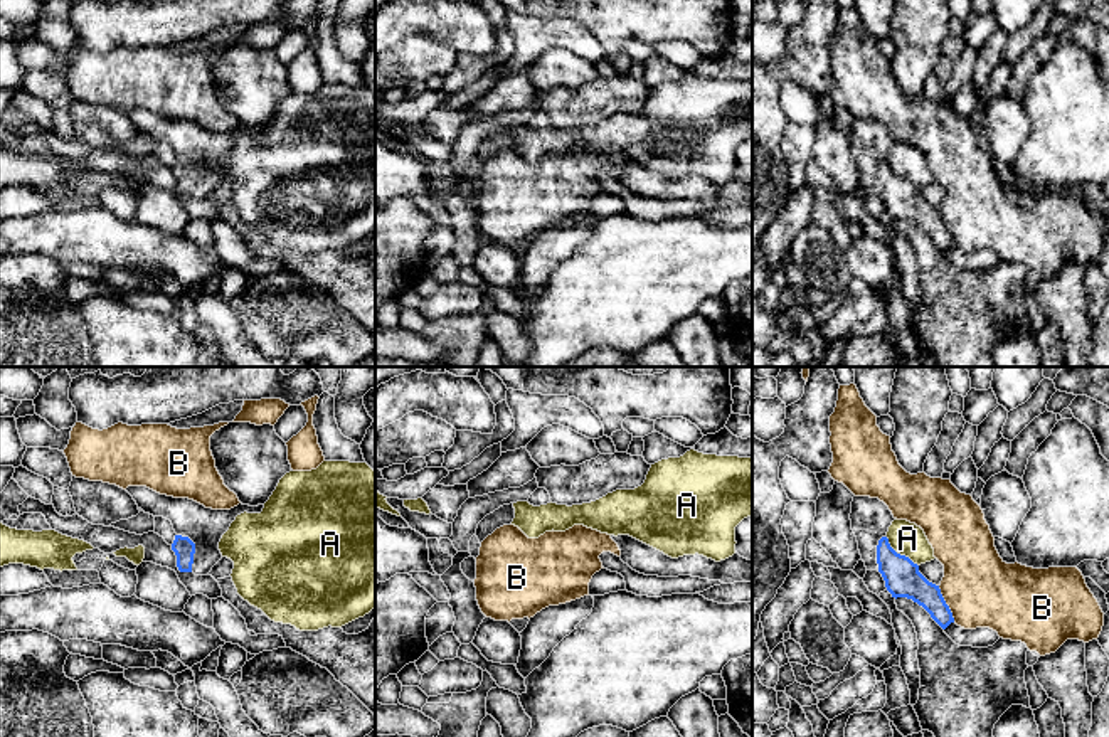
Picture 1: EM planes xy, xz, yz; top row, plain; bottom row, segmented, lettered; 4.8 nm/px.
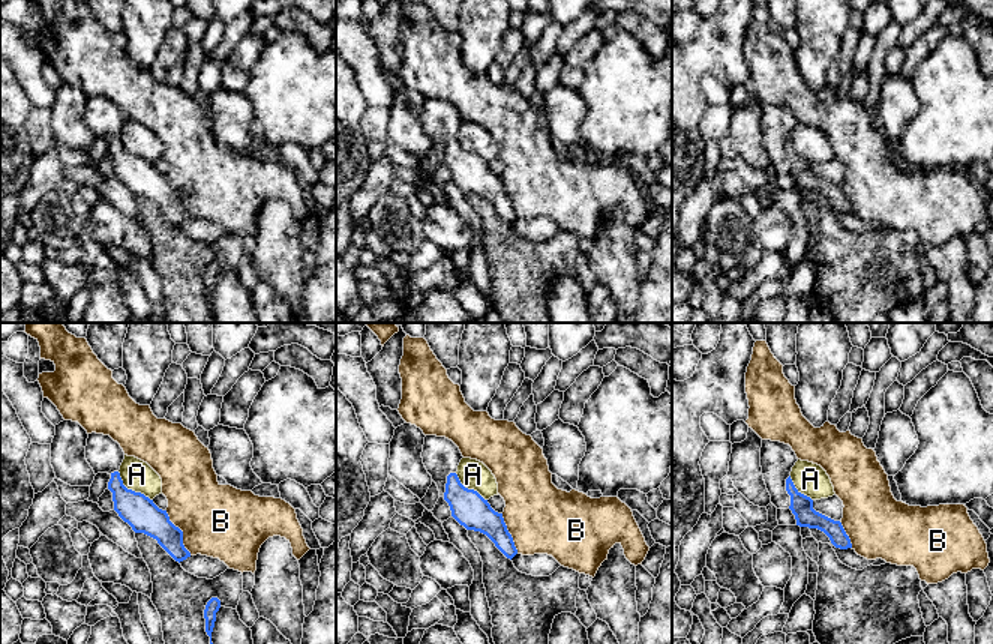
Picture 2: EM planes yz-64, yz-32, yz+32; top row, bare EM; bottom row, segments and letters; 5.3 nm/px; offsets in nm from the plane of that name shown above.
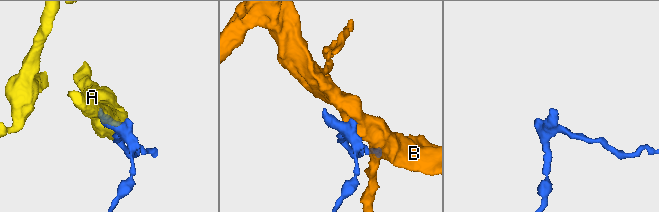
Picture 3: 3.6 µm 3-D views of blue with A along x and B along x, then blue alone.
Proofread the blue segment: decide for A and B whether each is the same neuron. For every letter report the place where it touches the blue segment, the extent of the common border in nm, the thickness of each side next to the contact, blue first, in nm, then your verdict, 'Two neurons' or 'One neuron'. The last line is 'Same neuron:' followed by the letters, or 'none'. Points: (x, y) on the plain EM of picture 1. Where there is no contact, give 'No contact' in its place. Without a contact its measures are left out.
A: Touches blue at yz (899, 177). Shared border 220 nm. Thickness 180 nm (blue) against 160 nm. Two neurons
B: Touches blue at yz (946, 227). Shared border 190 nm. Thickness 180 nm (blue) against 360 nm. Two neurons
Same neuron: none

